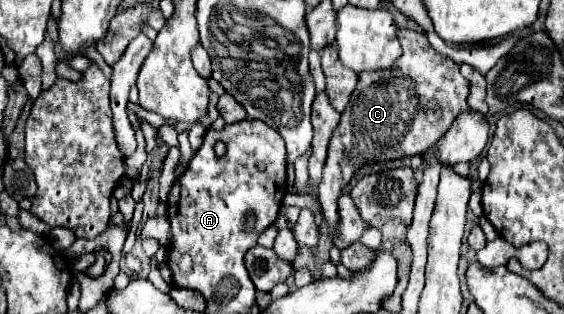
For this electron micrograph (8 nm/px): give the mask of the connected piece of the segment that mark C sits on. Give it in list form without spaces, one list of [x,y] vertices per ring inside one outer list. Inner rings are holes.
[[[398,29],[398,39],[404,49],[402,57],[390,69],[358,75],[358,85],[330,139],[320,183],[320,203],[324,221],[332,229],[330,237],[338,233],[338,199],[360,167],[422,155],[436,145],[460,113],[470,111],[466,101],[470,81],[460,75],[458,63],[436,53],[426,35],[418,31]]]

